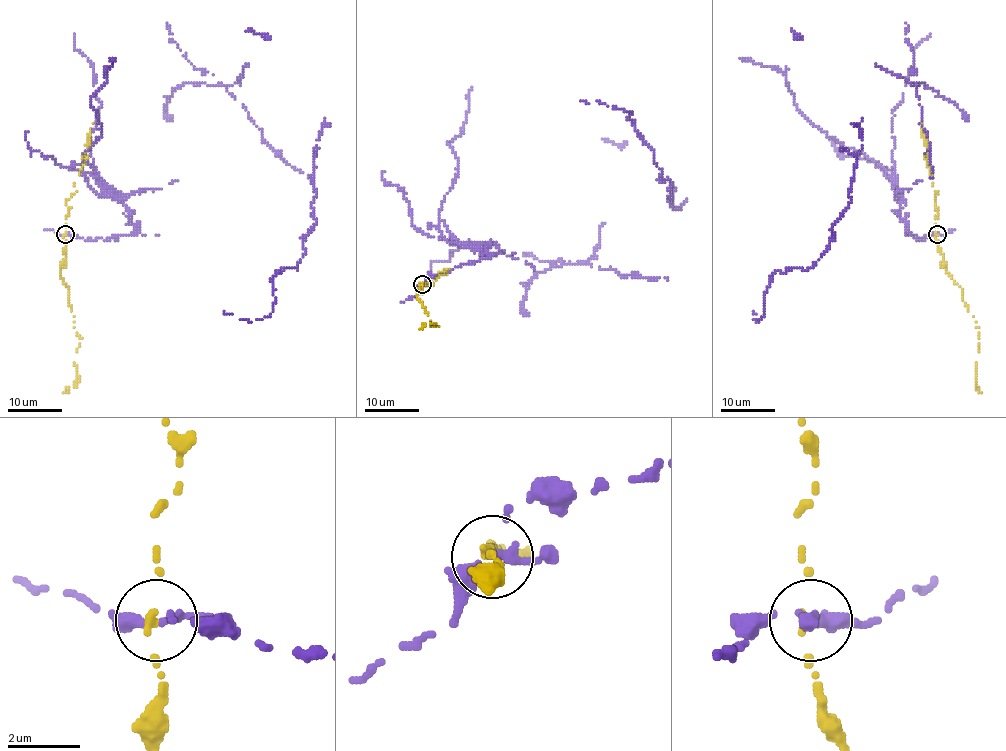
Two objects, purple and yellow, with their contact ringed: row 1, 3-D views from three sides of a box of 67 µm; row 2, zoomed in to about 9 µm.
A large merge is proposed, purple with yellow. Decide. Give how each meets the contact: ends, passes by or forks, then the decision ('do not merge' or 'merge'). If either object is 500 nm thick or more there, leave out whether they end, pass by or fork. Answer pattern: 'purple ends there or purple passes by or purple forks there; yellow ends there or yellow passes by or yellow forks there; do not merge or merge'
purple forks there; yellow passes by; do not merge

